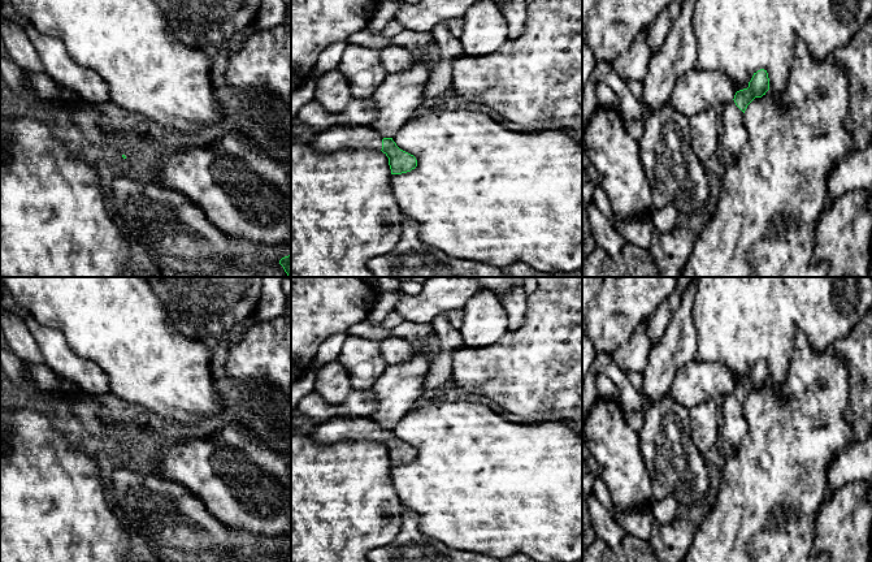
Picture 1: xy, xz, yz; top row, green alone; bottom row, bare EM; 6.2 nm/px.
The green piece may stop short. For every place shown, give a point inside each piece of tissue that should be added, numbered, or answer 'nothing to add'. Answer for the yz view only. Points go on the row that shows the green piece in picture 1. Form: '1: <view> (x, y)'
1: yz (734, 134)

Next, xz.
1: xz (334, 138)

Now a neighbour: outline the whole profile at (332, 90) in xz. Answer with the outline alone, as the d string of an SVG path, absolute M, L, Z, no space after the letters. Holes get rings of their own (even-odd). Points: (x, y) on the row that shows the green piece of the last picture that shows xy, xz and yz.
M333 69L316 79L313 100L326 111L339 113L347 108L351 99L350 83L343 73Z

